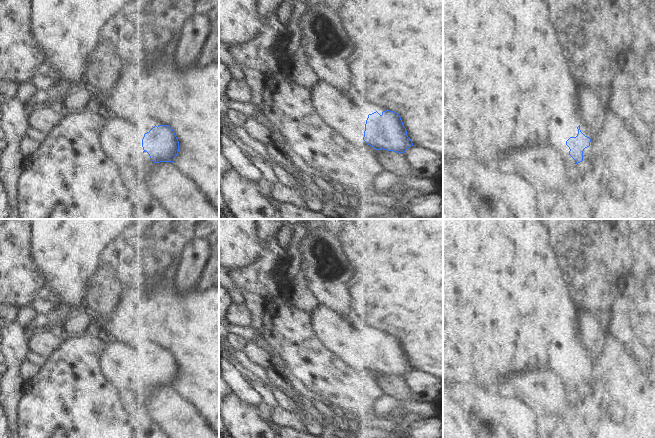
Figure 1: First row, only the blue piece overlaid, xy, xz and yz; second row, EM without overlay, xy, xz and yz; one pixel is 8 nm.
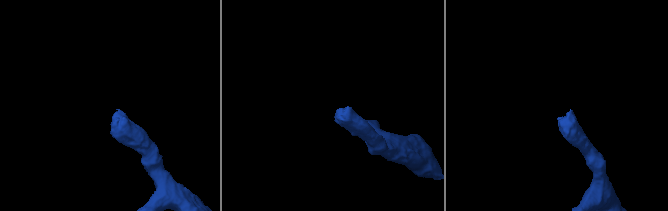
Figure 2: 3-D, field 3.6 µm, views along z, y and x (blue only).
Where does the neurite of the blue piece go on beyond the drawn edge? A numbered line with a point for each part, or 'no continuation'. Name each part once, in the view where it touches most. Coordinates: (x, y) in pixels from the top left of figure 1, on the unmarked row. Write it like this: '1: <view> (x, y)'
1: yz (573, 356)

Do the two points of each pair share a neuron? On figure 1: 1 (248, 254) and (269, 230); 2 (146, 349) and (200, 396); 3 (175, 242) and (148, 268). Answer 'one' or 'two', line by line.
1: two
2: one
3: two

